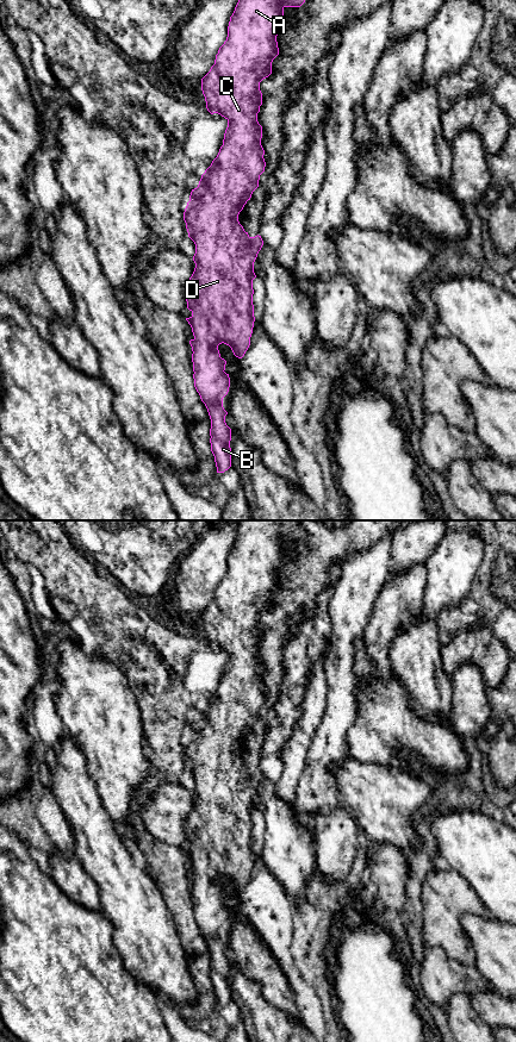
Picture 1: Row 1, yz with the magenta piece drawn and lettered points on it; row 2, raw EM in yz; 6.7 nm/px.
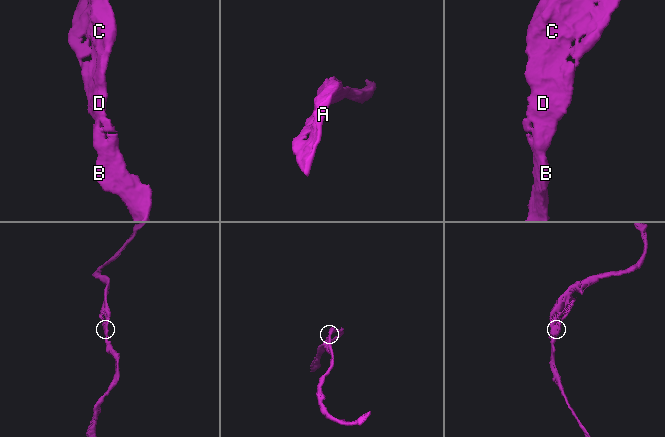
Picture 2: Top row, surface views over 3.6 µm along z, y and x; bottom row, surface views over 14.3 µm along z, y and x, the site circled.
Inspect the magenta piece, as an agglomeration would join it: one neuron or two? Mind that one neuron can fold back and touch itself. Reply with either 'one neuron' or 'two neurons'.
one neuron

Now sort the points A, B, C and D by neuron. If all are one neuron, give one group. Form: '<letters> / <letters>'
A B C D

